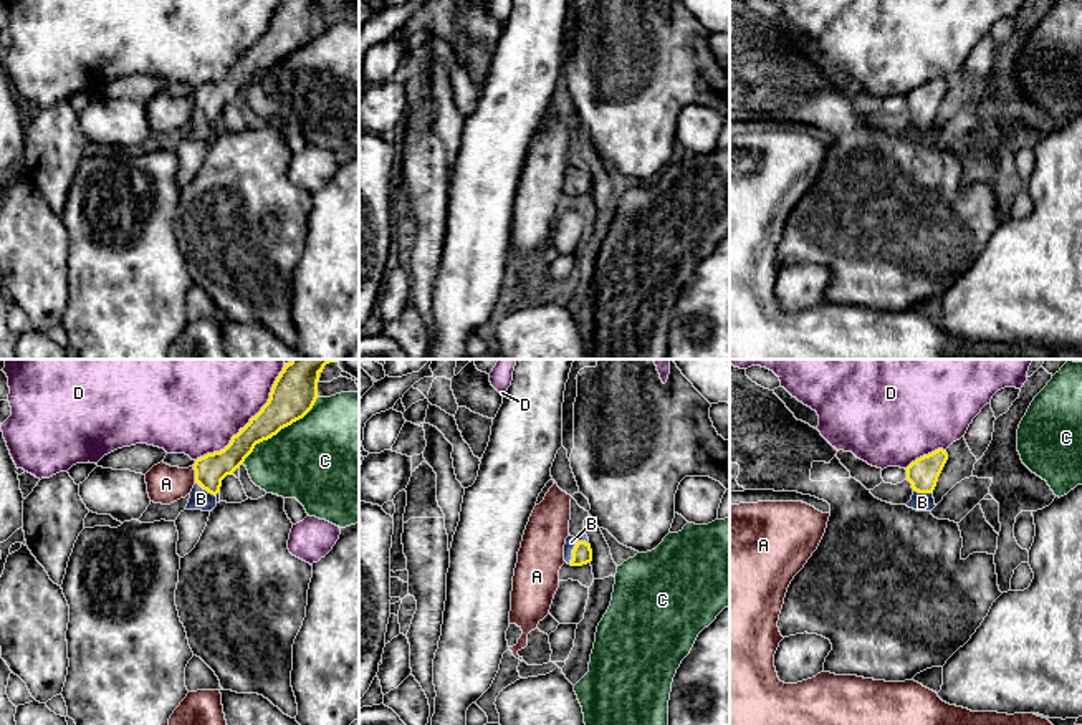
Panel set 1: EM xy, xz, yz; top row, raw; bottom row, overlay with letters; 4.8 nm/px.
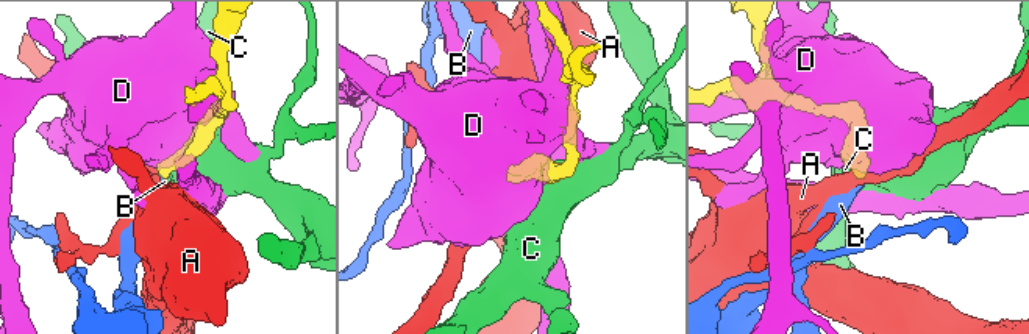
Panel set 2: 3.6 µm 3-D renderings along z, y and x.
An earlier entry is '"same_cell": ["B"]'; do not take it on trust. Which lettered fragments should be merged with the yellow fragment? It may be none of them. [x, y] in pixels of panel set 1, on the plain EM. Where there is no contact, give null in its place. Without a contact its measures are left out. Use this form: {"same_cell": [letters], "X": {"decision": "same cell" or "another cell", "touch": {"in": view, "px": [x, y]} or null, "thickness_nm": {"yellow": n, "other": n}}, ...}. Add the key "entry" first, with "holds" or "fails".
{"entry": "holds", "same_cell": ["B"], "A": {"decision": "another cell", "touch": {"in": "xy", "px": [196, 105]}, "thickness_nm": {"yellow": 150, "other": 180}}, "B": {"decision": "same cell", "touch": {"in": "xz", "px": [573, 181]}, "thickness_nm": {"yellow": 100, "other": 50}}, "C": {"decision": "another cell", "touch": {"in": "xy", "px": [280, 58]}, "thickness_nm": {"yellow": 220, "other": 440}}, "D": {"decision": "another cell", "touch": {"in": "xy", "px": [247, 53]}, "thickness_nm": {"yellow": 200, "other": 420}}}

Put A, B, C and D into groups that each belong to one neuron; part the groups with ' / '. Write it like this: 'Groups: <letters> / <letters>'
Groups: A / B / C / D

